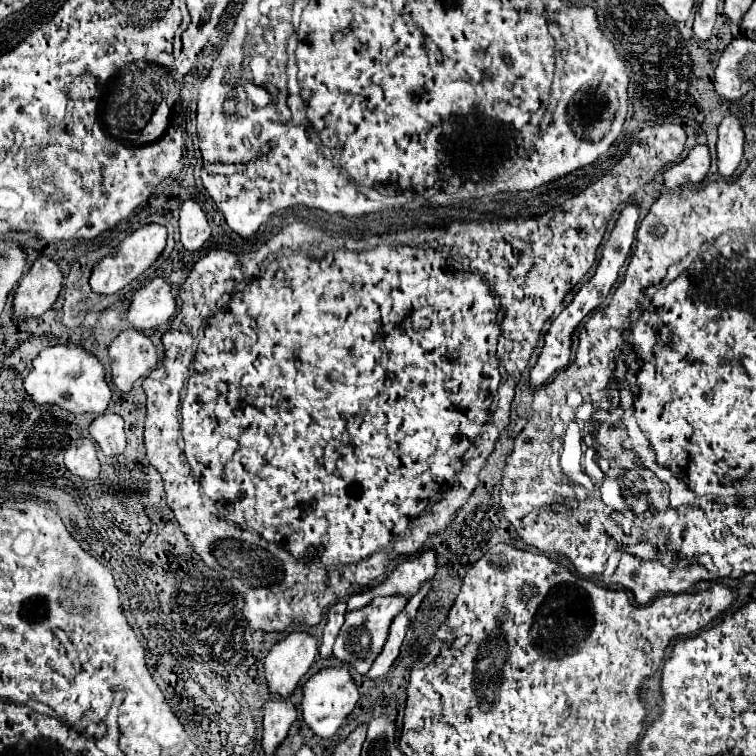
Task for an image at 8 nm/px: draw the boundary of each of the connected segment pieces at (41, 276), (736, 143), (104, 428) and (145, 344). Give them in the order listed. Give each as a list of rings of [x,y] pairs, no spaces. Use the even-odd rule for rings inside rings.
[[[38,257],[14,293],[14,319],[34,319],[48,311],[62,289],[62,273],[50,257]]]
[[[726,117],[718,127],[718,143],[716,143],[716,163],[718,175],[722,179],[732,179],[734,171],[742,161],[744,133],[740,121],[736,117]]]
[[[104,413],[90,423],[88,431],[106,457],[116,457],[124,453],[126,435],[124,435],[124,421],[120,415]]]
[[[122,331],[110,345],[112,383],[122,393],[128,393],[134,381],[152,371],[156,365],[156,347],[152,339],[140,331]]]

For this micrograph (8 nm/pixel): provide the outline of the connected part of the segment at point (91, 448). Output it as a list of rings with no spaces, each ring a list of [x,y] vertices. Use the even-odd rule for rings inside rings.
[[[76,439],[66,449],[64,465],[72,475],[78,475],[82,479],[94,481],[100,473],[100,463],[96,457],[96,445],[92,439]]]

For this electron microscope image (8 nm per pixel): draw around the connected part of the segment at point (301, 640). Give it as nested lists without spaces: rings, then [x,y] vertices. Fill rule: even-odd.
[[[290,633],[272,647],[264,661],[264,675],[272,695],[292,697],[316,657],[316,639],[308,633]]]

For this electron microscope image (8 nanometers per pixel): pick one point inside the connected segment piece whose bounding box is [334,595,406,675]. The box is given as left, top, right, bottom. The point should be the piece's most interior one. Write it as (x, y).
(361, 638)

